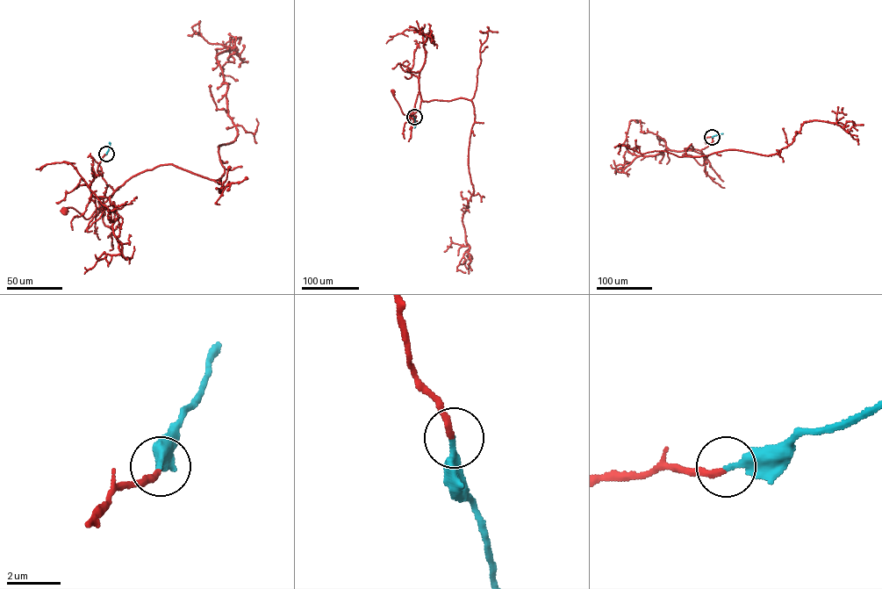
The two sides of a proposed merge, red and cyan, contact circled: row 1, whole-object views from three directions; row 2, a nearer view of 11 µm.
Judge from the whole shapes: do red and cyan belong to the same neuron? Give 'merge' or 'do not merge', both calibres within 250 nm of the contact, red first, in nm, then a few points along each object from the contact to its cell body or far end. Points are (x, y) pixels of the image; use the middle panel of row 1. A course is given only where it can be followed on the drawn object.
merge | 240/280 nm | red via (414, 117), (412, 111), (409, 111), (411, 116), (419, 92), (419, 109), (405, 115), (393, 91) | cyan via (414, 117), (414, 127)

